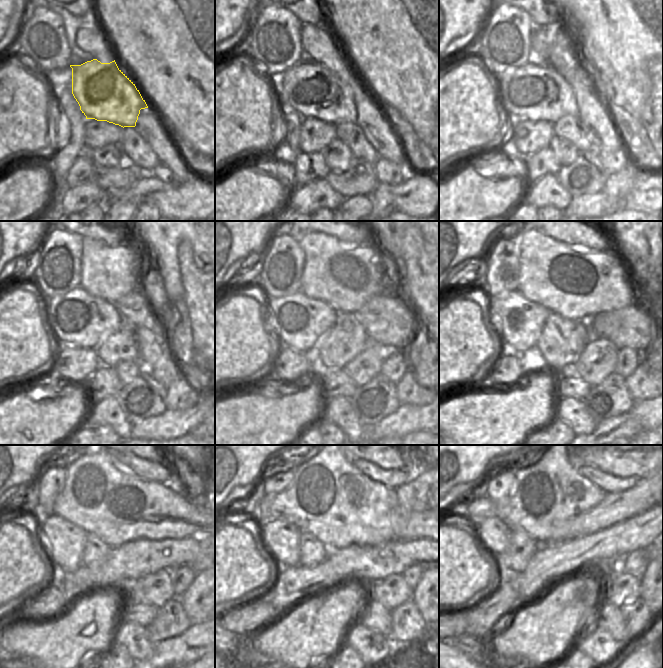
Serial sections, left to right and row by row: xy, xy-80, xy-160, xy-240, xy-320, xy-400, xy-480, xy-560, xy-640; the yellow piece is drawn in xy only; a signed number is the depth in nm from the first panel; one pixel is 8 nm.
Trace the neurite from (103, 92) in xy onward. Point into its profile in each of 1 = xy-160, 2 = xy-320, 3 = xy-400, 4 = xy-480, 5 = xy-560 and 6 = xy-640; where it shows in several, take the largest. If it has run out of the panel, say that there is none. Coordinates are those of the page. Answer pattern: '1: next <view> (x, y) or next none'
1: next xy-160 (536, 92)
2: next xy-320 (299, 321)
3: next xy-400 (520, 322)
4: next xy-480 (65, 541)
5: next xy-560 (281, 539)
6: next xy-640 (493, 534)

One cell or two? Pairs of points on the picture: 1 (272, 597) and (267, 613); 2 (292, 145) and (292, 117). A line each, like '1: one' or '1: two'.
1: two
2: one

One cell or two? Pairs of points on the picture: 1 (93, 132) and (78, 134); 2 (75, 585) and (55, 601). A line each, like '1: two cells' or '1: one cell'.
1: two cells
2: two cells

